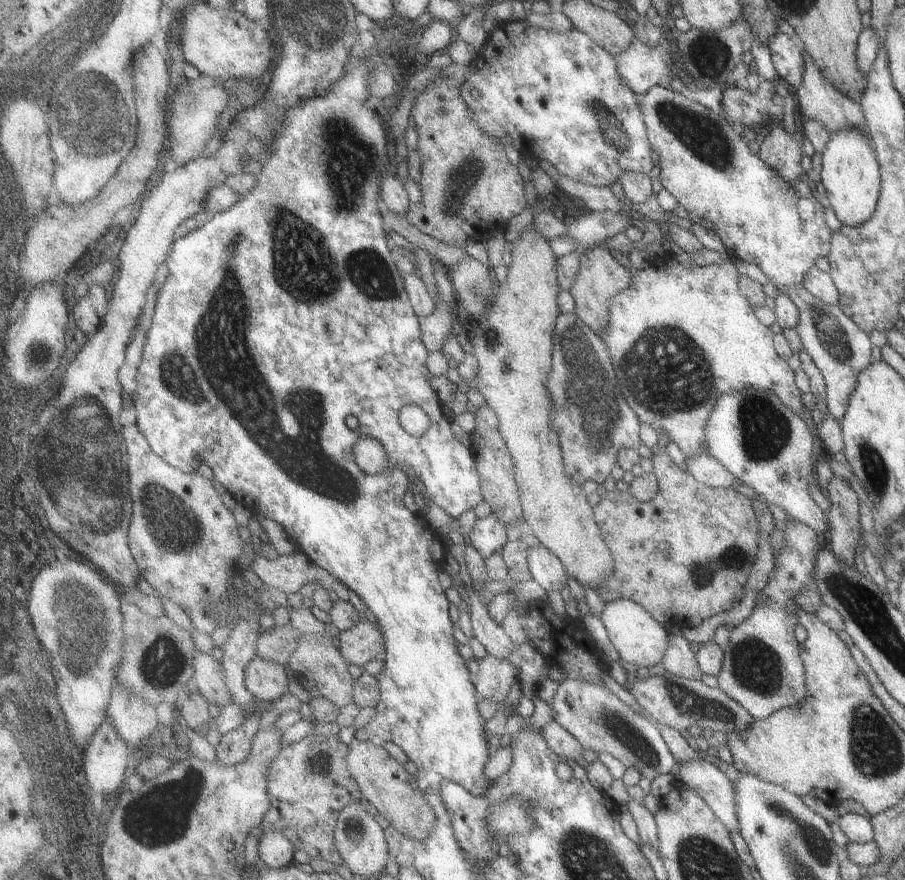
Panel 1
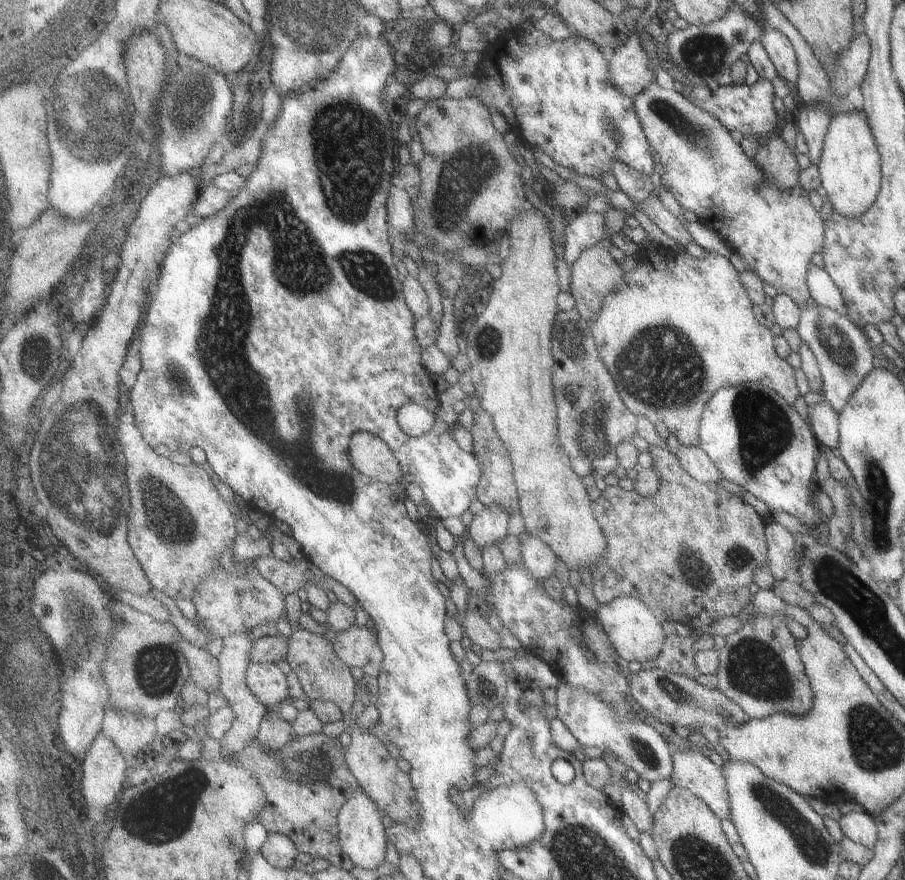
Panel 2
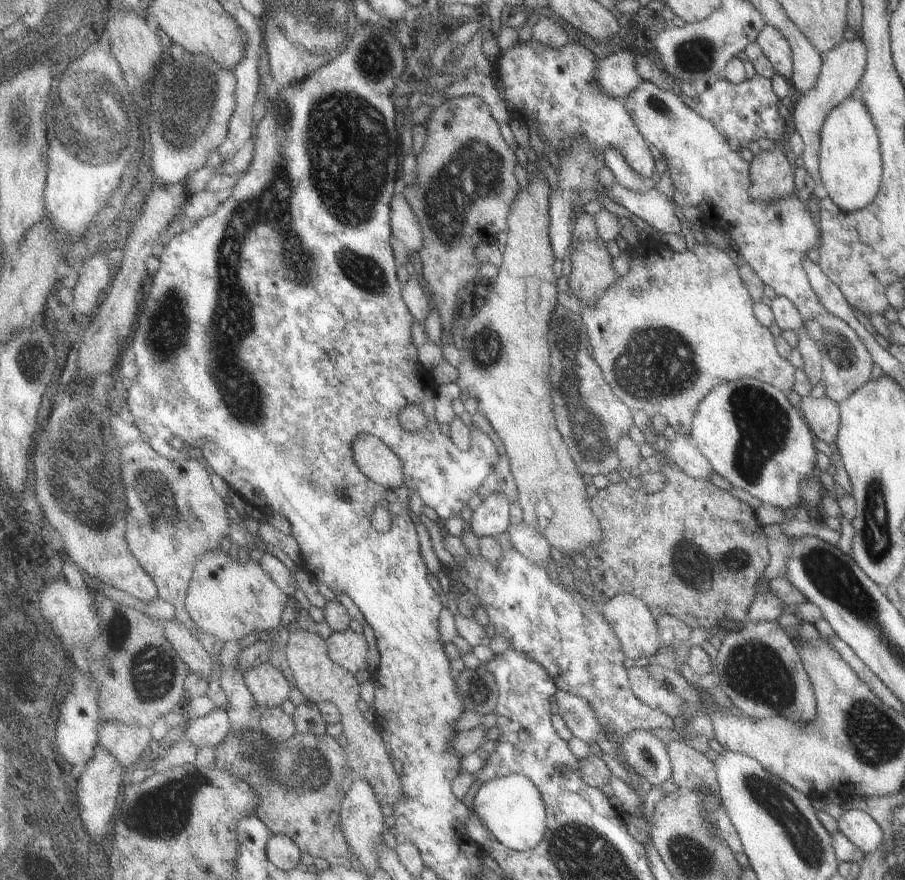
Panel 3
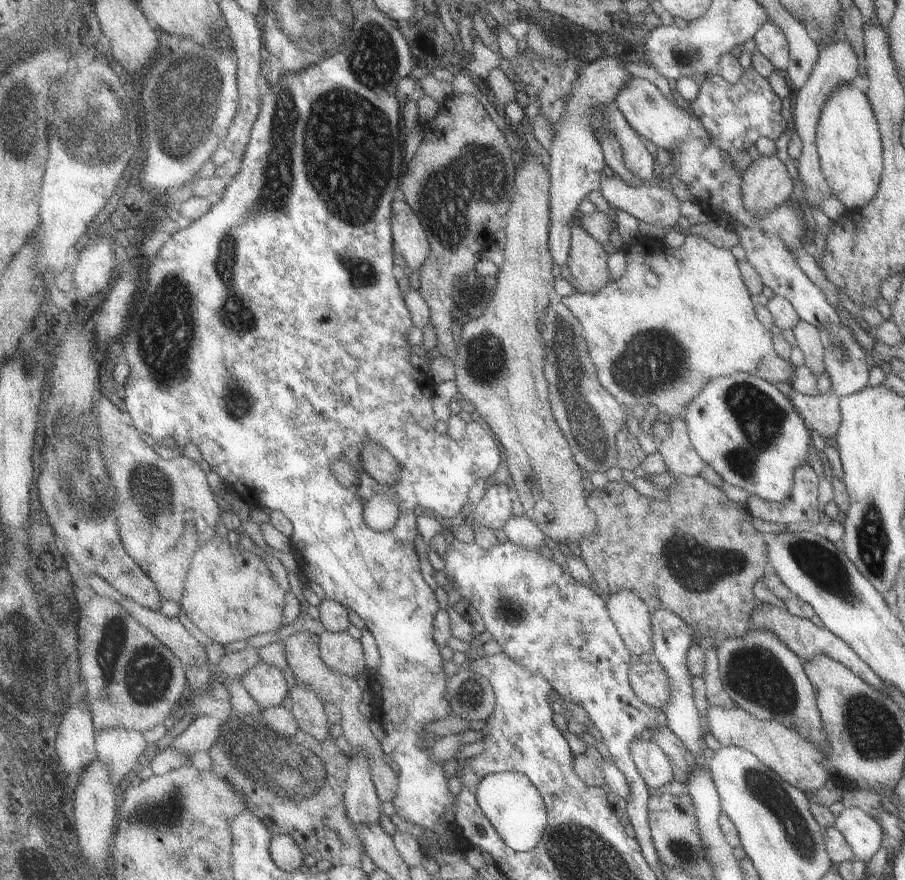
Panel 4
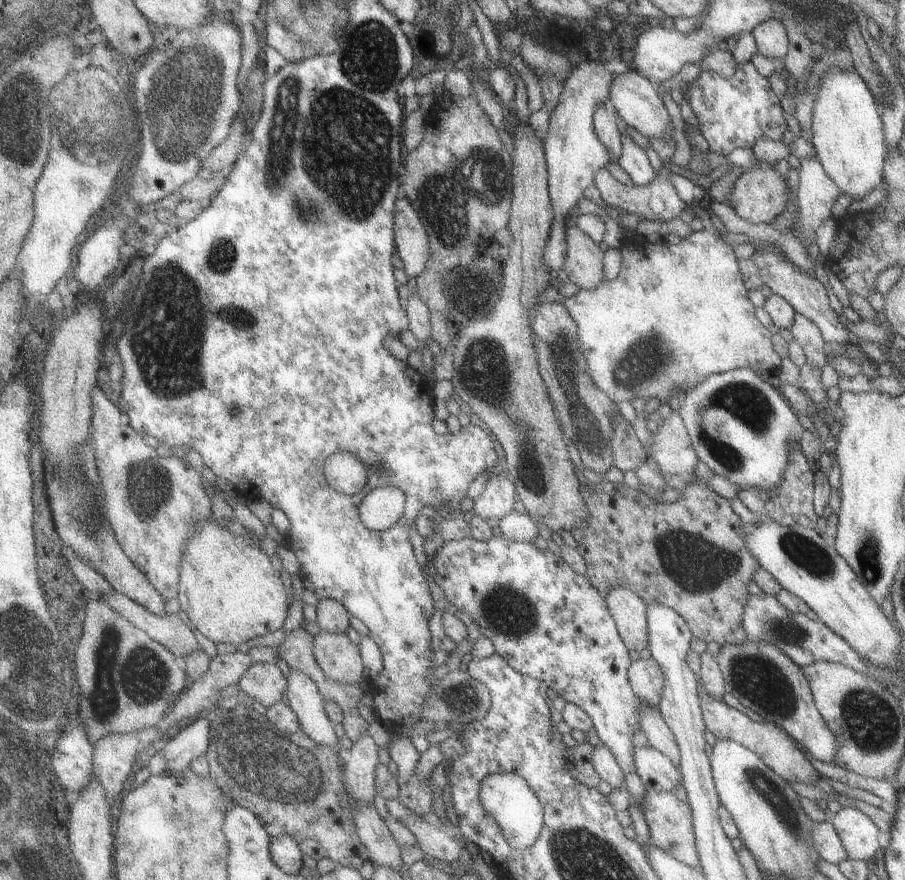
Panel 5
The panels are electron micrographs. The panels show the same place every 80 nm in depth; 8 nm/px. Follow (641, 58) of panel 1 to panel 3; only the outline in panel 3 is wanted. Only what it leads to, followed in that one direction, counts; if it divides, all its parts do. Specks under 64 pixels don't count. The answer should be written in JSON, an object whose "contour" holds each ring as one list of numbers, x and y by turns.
{"contour":[[625,48,600,60,596,81,609,96,621,98,637,90,644,80,637,72,638,56,631,48]]}

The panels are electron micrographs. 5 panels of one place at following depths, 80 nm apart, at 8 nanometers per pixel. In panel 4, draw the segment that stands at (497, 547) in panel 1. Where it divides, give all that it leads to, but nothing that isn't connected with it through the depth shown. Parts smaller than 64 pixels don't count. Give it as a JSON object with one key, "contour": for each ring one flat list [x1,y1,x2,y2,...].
{"contour":[[506,484,490,486,475,505,470,521,474,526,501,530,513,516,514,489]]}

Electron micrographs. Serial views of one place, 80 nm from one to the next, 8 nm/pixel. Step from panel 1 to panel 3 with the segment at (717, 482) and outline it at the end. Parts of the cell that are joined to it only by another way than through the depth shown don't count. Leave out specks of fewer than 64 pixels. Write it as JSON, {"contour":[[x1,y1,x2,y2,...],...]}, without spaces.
{"contour":[[677,433,675,438,669,441,669,446,667,446,667,450,665,449,663,454,664,457,669,458,677,468,681,468,685,474,692,478,708,480,714,472,713,466,709,463,709,460,700,452,699,448,696,448,696,446,692,444,687,435]]}

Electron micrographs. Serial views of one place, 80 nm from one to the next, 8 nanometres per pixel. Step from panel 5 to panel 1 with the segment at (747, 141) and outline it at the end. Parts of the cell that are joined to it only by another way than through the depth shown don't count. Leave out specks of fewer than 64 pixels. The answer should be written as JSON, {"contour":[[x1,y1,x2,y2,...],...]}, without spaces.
{"contour":[[762,80,755,94,749,90,743,90,743,88,725,89,721,107,726,119,730,123,739,122,741,126,753,130,764,125,770,126,774,118,767,114,767,106,772,104,775,85,774,81]]}

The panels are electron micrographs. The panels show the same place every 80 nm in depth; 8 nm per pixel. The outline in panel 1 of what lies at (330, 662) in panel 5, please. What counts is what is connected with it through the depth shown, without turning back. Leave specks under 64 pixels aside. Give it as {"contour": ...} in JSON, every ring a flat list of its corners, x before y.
{"contour":[[361,621,357,626,342,631,338,636,341,654,359,667,375,660,379,652,386,650,384,632,371,621]]}

